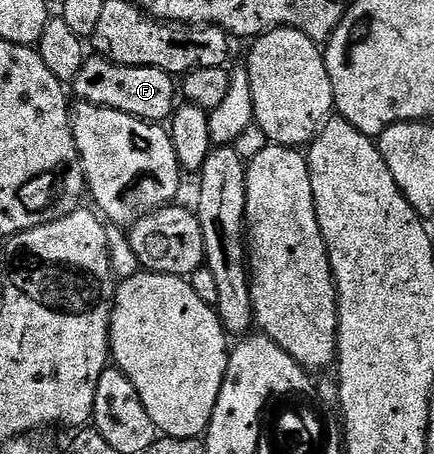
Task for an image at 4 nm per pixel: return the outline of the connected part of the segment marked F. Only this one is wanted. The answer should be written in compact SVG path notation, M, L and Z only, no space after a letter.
M101 56L87 57L80 68L80 76L72 83L72 90L83 102L91 102L104 108L119 110L142 118L146 122L162 124L173 115L176 109L175 75L164 72L160 68L144 68L143 66L116 66Z

